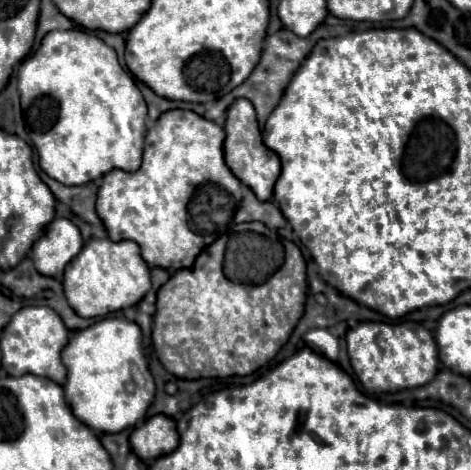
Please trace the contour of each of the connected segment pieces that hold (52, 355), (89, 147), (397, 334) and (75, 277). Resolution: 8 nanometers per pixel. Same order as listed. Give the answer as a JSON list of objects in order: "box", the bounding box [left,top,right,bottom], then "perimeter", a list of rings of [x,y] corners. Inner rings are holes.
[{"box":[1,307,69,385],"perimeter":[[[23,307],[13,315],[9,325],[5,327],[5,335],[1,339],[3,351],[3,367],[9,375],[21,377],[23,373],[33,373],[41,377],[49,377],[59,385],[65,383],[67,369],[61,363],[61,349],[69,343],[69,331],[63,325],[61,317],[49,307]]]},{"box":[19,31,147,185],"perimeter":[[[51,31],[39,49],[19,65],[19,96],[27,133],[39,153],[39,167],[63,185],[85,185],[111,169],[137,171],[145,141],[147,105],[133,77],[123,71],[113,47],[85,31]]]},{"box":[347,321,437,393],"perimeter":[[[365,321],[347,333],[347,351],[351,367],[367,393],[395,393],[403,389],[415,389],[429,383],[437,369],[437,345],[433,335],[419,323],[375,323]]]},{"box":[63,239,151,317],"perimeter":[[[91,239],[65,267],[63,289],[69,305],[79,317],[107,317],[109,313],[137,305],[145,297],[151,289],[149,267],[145,265],[135,241],[113,243],[109,239]]]}]

